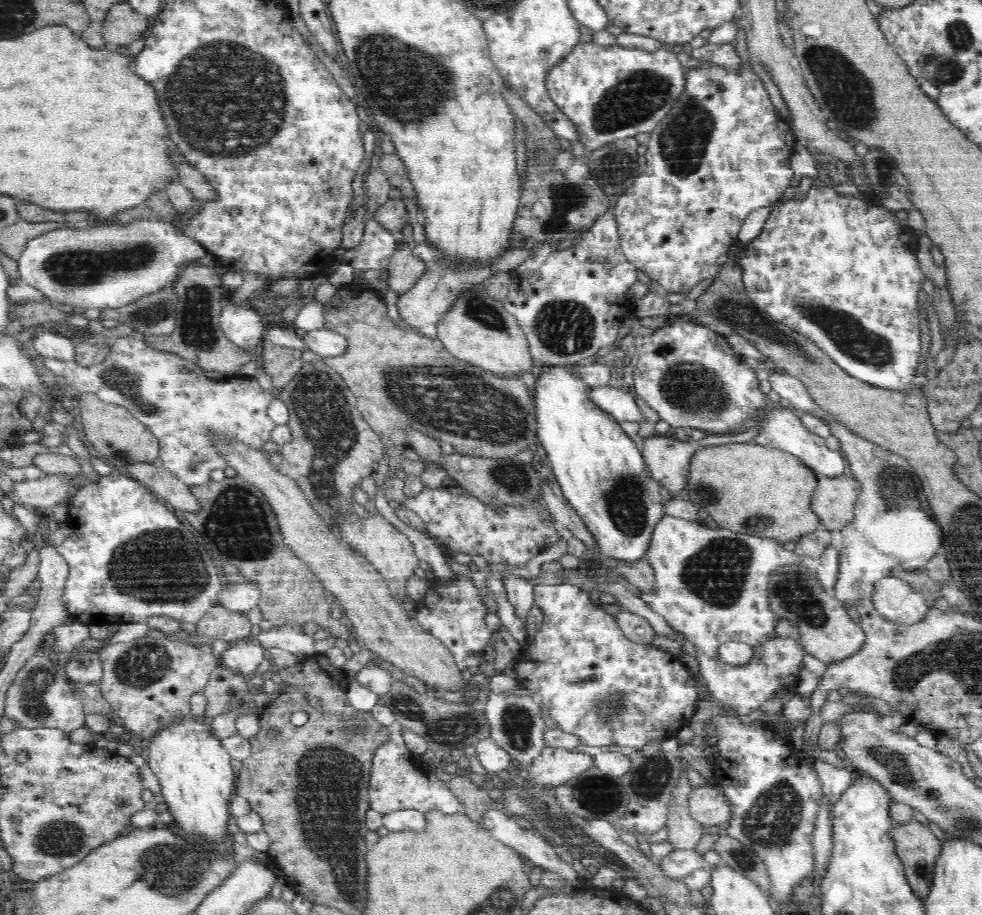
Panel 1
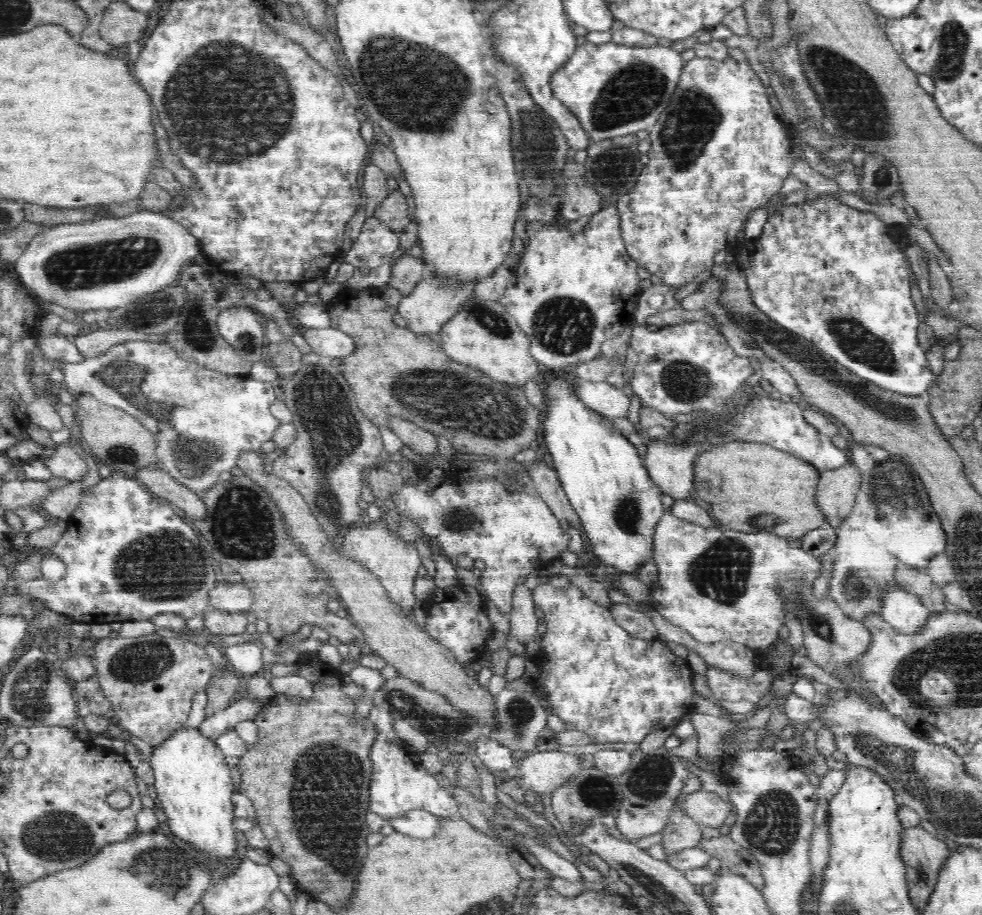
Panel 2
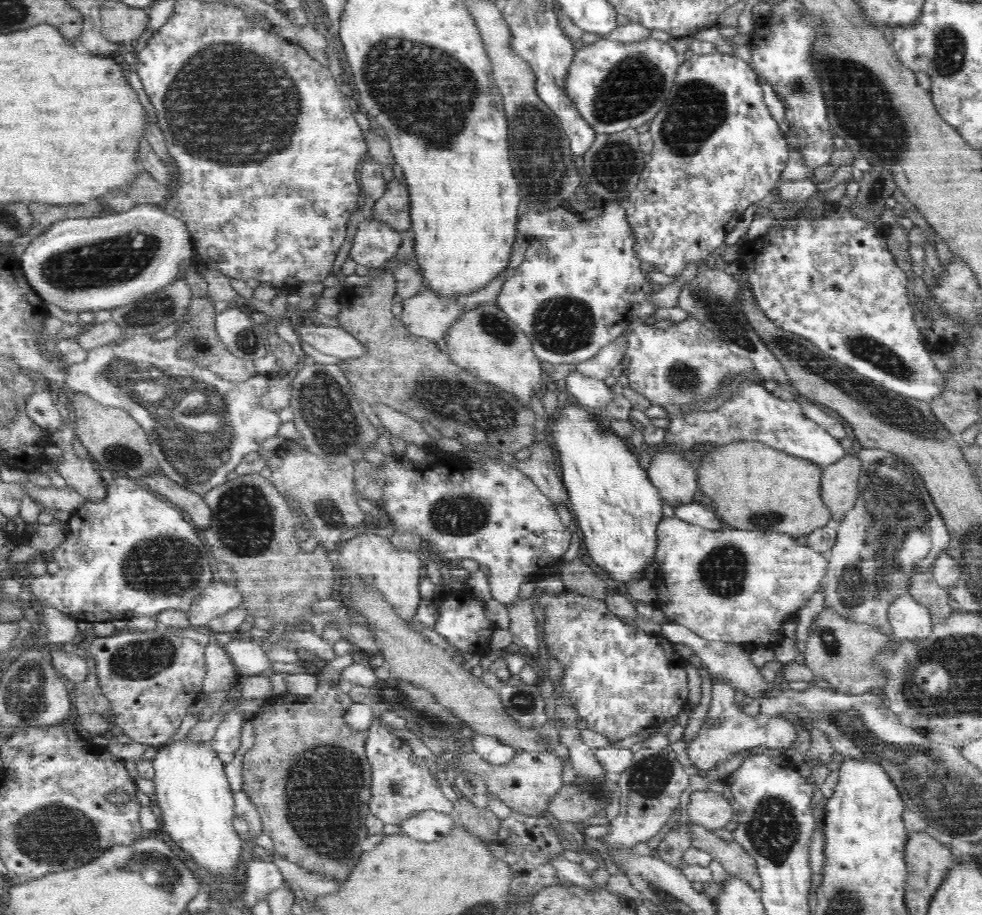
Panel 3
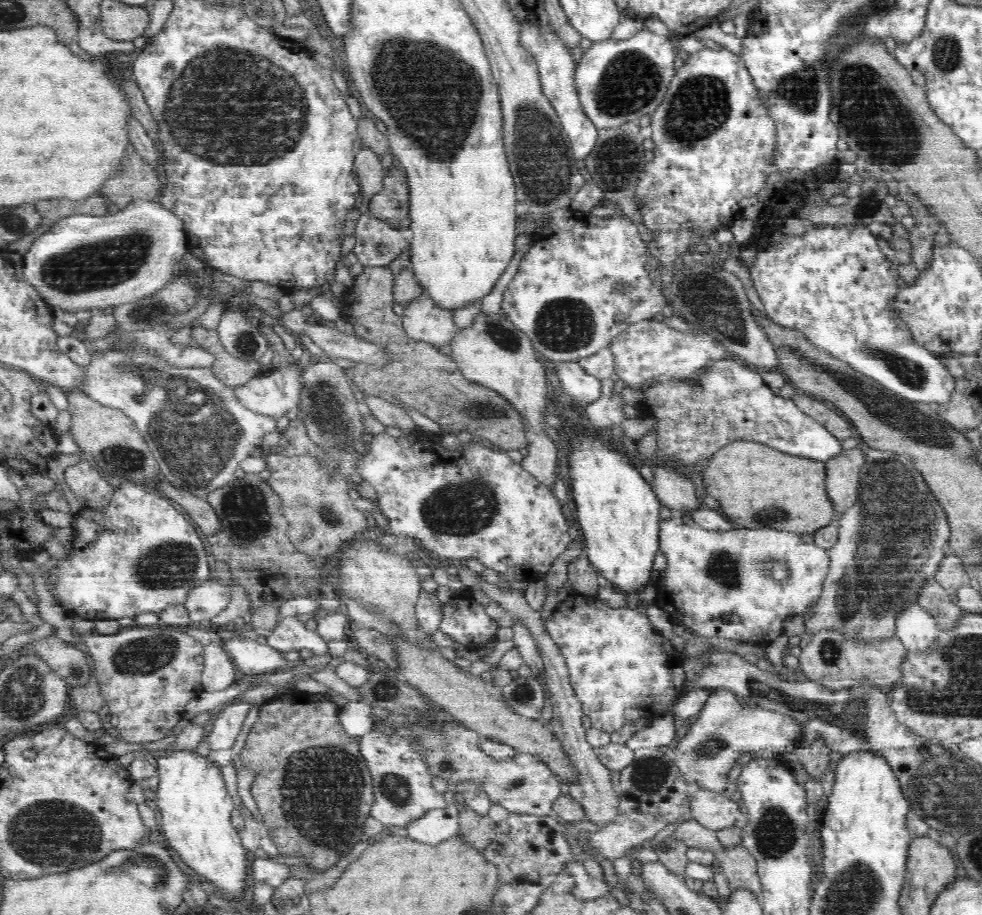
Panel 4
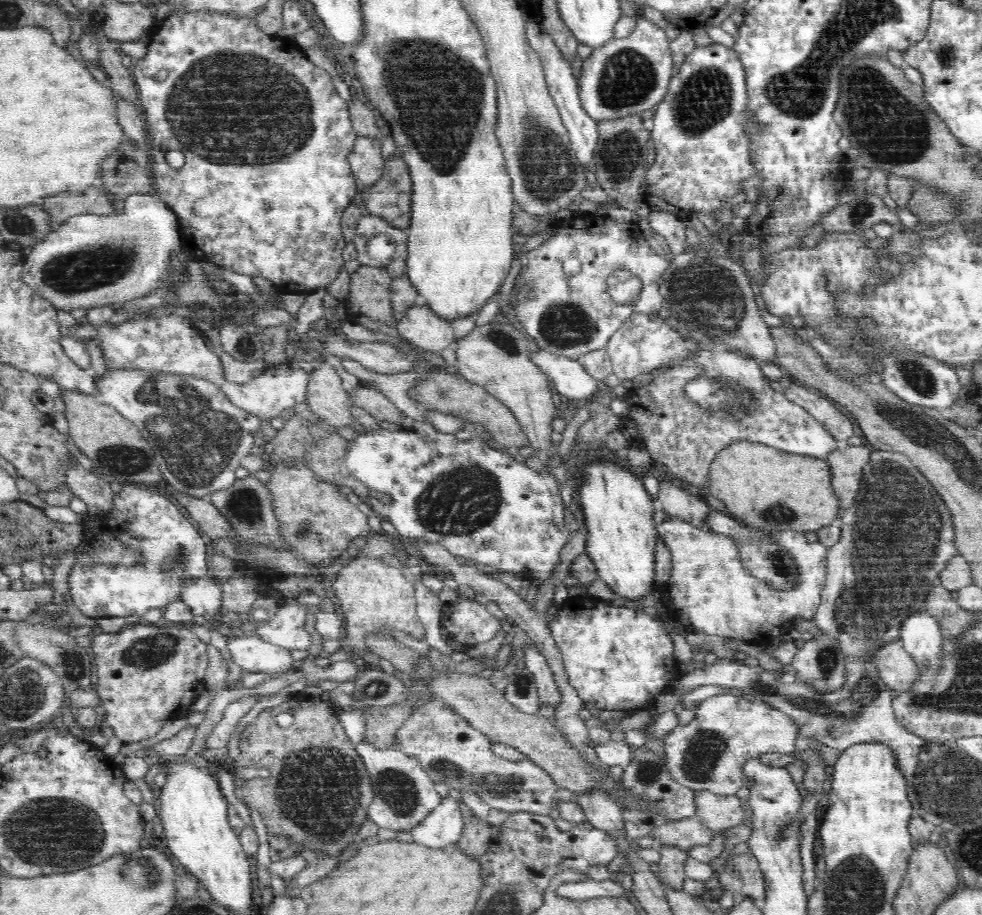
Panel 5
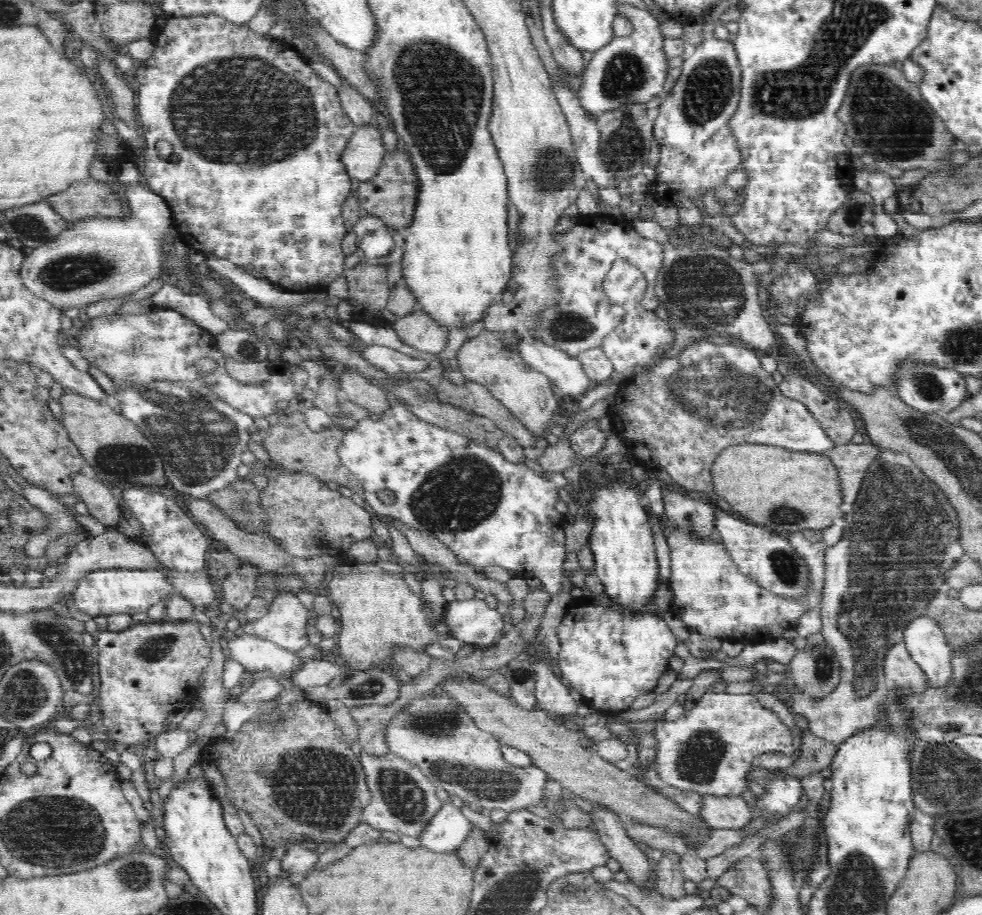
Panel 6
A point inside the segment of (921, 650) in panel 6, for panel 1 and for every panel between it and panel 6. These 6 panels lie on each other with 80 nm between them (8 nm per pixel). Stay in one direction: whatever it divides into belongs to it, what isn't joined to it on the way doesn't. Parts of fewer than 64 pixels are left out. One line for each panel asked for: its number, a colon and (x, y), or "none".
1: (895, 600)
2: (902, 610)
3: (909, 620)
4: (917, 629)
5: (921, 635)

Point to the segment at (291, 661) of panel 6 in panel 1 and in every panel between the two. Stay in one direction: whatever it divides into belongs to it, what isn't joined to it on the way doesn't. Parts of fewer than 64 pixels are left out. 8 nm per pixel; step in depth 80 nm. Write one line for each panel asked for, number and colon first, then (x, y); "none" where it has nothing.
1: (245, 657)
2: (246, 658)
3: (248, 654)
4: (253, 656)
5: (252, 653)

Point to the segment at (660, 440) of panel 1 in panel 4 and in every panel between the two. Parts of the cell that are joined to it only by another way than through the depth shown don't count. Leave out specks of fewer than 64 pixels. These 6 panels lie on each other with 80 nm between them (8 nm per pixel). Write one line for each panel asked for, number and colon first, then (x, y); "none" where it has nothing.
2: (670, 466)
3: (672, 474)
4: (678, 493)

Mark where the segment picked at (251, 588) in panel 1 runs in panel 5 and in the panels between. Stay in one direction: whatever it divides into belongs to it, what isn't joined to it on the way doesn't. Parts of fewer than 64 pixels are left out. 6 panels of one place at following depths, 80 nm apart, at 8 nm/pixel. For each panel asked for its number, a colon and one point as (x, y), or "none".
2: (231, 597)
3: (218, 598)
4: (206, 601)
5: (203, 595)

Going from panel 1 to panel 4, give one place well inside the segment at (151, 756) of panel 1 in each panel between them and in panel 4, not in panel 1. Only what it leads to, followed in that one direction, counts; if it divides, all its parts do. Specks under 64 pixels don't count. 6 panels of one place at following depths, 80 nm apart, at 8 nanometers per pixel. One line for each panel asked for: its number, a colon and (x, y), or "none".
2: (192, 779)
3: (192, 790)
4: (195, 808)

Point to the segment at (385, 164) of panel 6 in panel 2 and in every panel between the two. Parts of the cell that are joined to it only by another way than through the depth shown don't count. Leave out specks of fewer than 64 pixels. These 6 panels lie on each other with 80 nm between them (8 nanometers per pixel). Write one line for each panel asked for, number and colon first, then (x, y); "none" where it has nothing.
2: (393, 210)
3: (393, 207)
4: (391, 203)
5: (390, 198)

